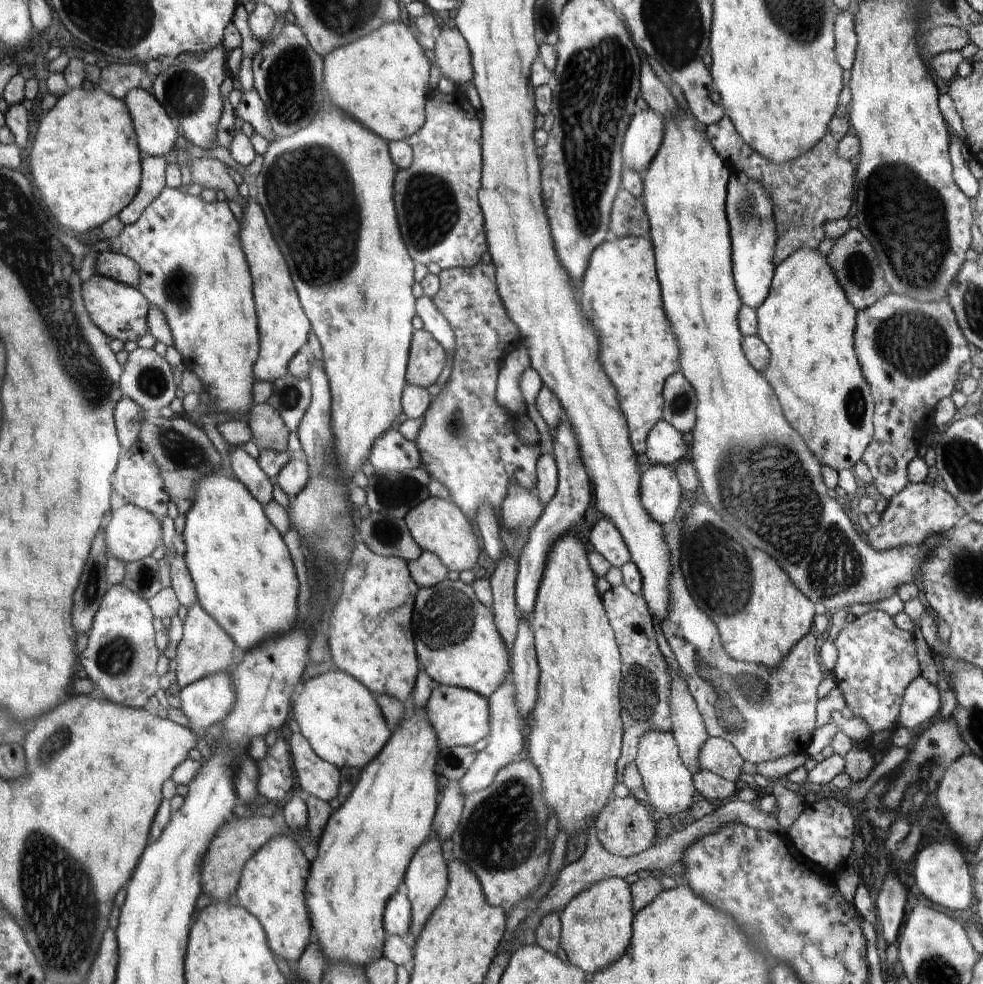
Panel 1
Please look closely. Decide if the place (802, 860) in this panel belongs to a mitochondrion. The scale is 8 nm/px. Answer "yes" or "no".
no

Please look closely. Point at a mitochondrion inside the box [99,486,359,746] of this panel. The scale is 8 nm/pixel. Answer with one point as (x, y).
(146, 574)

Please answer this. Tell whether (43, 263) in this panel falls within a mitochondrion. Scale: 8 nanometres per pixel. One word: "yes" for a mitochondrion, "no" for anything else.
yes

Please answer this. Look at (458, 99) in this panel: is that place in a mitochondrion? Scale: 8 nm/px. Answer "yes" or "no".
no

